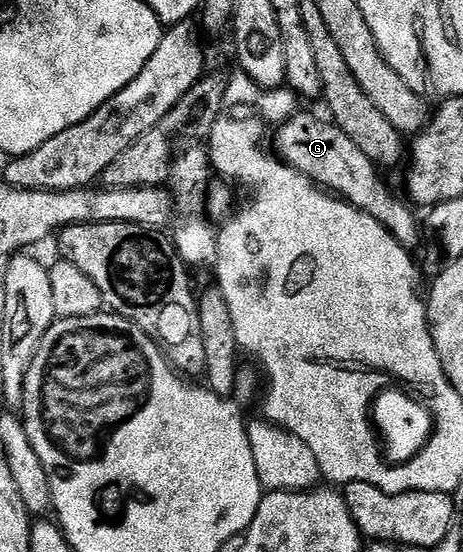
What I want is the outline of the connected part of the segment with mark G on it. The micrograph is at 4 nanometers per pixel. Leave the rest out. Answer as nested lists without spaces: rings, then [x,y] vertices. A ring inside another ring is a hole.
[[[298,113],[280,124],[276,131],[276,154],[285,166],[303,173],[326,192],[338,191],[343,198],[349,199],[351,206],[358,207],[365,215],[370,215],[378,223],[378,228],[390,231],[398,248],[420,248],[423,242],[423,227],[419,222],[419,215],[417,219],[418,212],[404,198],[401,200],[399,196],[389,192],[388,185],[377,176],[377,164],[372,163],[367,153],[361,152],[355,146],[355,141],[351,141],[351,137],[343,133],[343,129],[336,127],[328,118],[320,119],[317,115]]]

